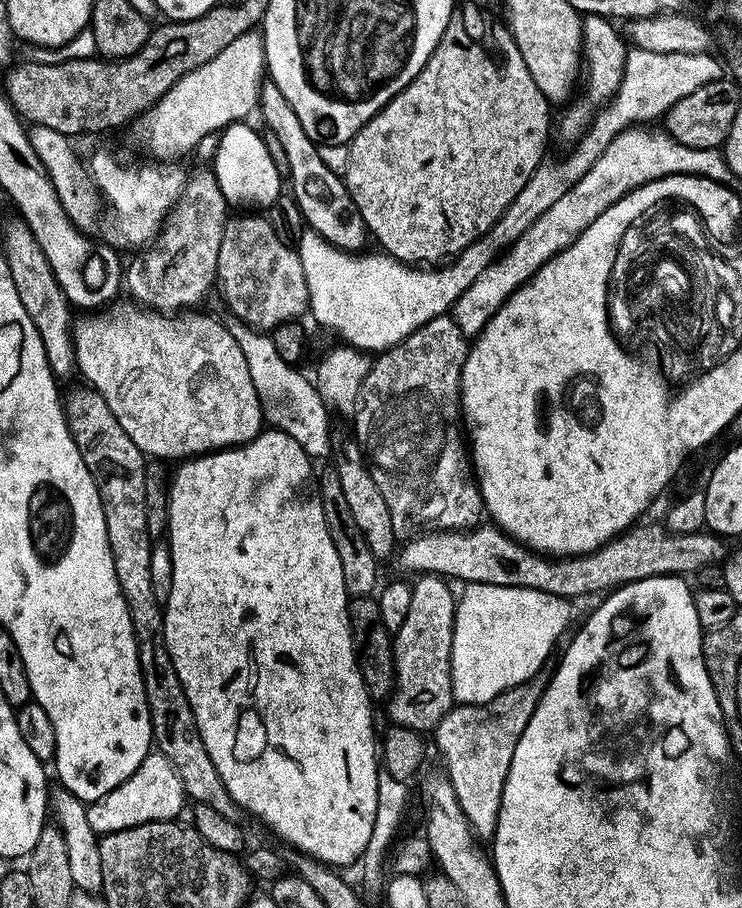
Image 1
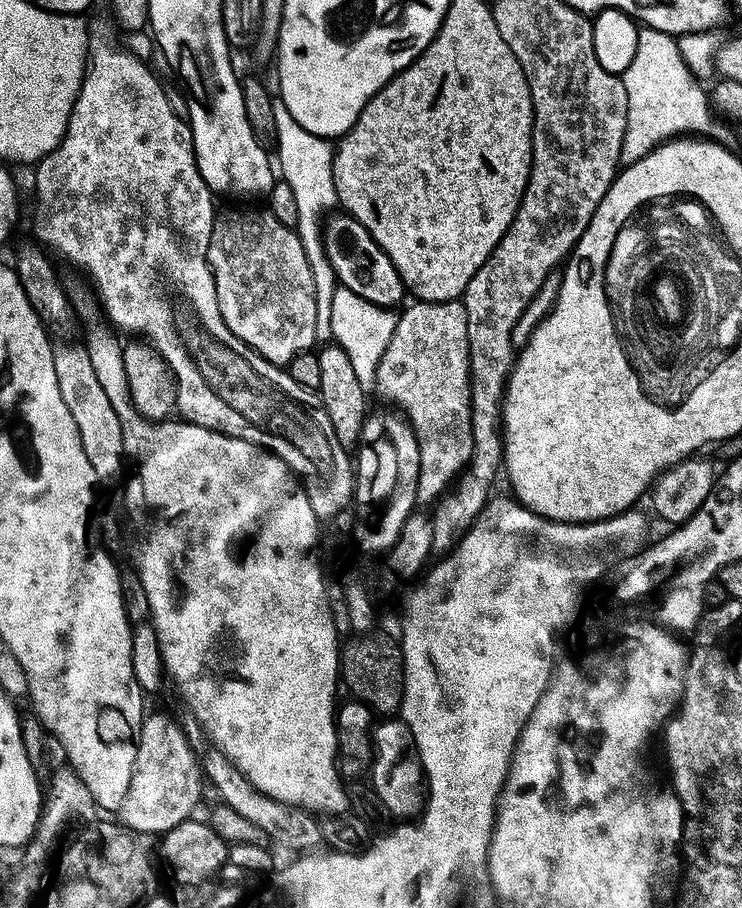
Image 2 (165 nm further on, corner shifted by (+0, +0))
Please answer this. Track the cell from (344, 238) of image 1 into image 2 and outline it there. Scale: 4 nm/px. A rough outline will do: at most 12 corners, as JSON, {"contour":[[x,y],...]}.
{"contour":[[347,214],[324,226],[339,287],[399,309],[406,289],[386,250]]}

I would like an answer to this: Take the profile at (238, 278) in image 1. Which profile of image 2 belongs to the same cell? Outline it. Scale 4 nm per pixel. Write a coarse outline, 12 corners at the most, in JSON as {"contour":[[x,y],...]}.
{"contour":[[217,215],[208,265],[232,333],[271,364],[317,347],[299,232]]}

